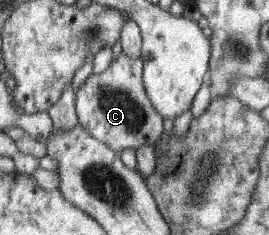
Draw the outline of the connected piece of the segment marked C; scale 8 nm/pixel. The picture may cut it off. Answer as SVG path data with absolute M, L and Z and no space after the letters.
M121 53L105 71L91 74L75 93L76 115L81 126L114 151L153 145L163 132L163 116L157 114L145 92L144 66L141 56L129 58Z

